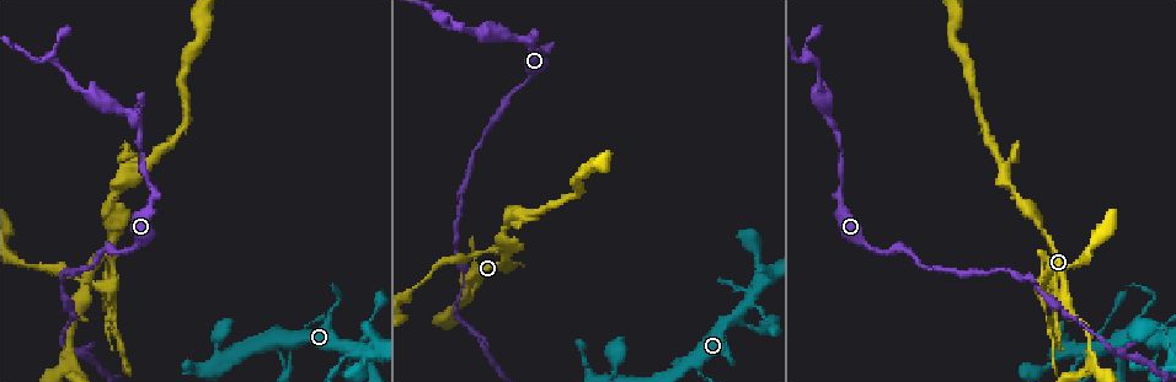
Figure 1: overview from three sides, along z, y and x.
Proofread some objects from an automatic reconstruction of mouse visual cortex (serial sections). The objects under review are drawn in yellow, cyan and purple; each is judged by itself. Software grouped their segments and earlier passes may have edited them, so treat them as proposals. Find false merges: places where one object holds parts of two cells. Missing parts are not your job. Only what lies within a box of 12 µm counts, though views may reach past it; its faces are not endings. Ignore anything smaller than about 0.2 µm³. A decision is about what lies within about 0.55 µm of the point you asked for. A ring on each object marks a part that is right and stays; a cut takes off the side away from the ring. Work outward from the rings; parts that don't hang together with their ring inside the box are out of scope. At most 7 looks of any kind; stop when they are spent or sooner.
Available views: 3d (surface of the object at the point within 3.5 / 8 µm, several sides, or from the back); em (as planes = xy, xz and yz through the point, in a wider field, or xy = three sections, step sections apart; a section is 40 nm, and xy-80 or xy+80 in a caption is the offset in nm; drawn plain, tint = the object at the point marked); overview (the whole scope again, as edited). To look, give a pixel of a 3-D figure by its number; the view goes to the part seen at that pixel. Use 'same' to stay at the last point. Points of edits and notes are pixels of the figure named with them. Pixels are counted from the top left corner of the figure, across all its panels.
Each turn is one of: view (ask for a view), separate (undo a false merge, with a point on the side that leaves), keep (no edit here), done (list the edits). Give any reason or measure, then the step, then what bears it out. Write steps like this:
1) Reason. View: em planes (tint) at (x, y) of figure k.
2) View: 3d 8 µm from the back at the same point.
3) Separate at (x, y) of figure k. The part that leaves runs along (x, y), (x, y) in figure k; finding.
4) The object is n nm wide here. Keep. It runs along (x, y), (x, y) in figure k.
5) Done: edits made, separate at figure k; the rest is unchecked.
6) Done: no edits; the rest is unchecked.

View: 3d 8 µm at (1093, 360) of figure 1.

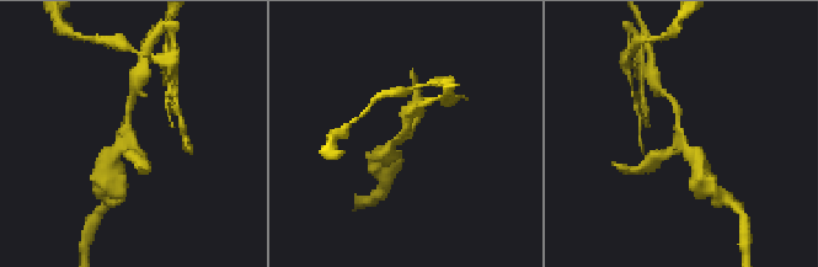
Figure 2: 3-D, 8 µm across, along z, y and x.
Closer look. View: 3d 3.5 µm at (678, 139) of figure 2.

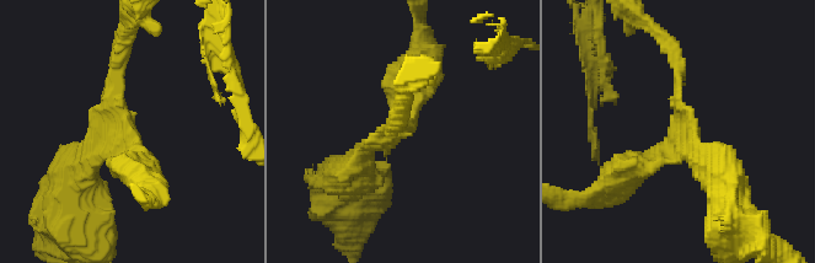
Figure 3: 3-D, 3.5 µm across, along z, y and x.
3 arms meet here; the arms are 200, 250, 250 nm wide; shape alone is not enough. View: em xy step 2 (tint) at (122, 130) of figure 3.

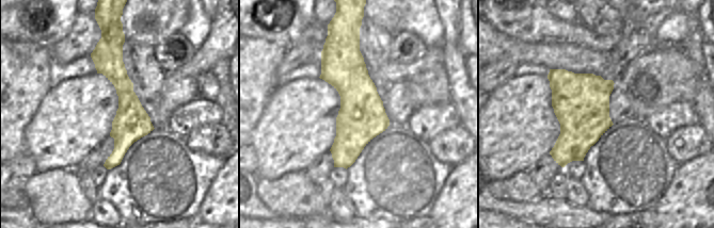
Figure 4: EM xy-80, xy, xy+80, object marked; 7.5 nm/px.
Keep. It runs along (350, 41), (350, 141), (336, 164) in figure 4; all the same cell.

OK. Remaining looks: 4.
Calibre changes. View: 3d 3.5 µm at (341, 348) of figure 1.

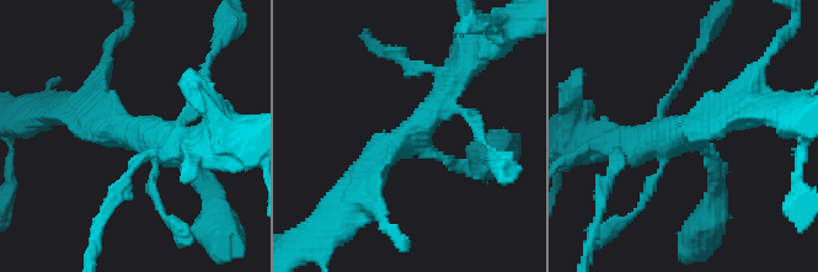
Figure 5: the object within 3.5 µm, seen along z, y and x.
Need the tissue. View: em xy step 5 (plain) at (410, 139) of figure 5.

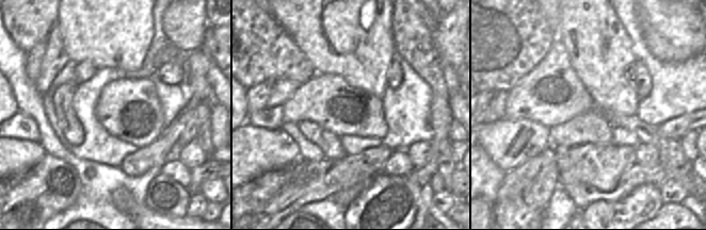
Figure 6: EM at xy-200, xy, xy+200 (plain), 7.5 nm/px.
Where the object lies. View: em xy step 5 (tint) at the same point.

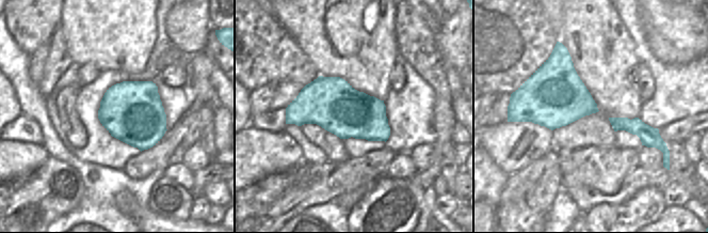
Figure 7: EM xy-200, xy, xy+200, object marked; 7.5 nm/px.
Keep. It runs along (356, 203), (458, 78) in figure 5; all the same cell.

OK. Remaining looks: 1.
Done: no edits; the rest is unchecked.

